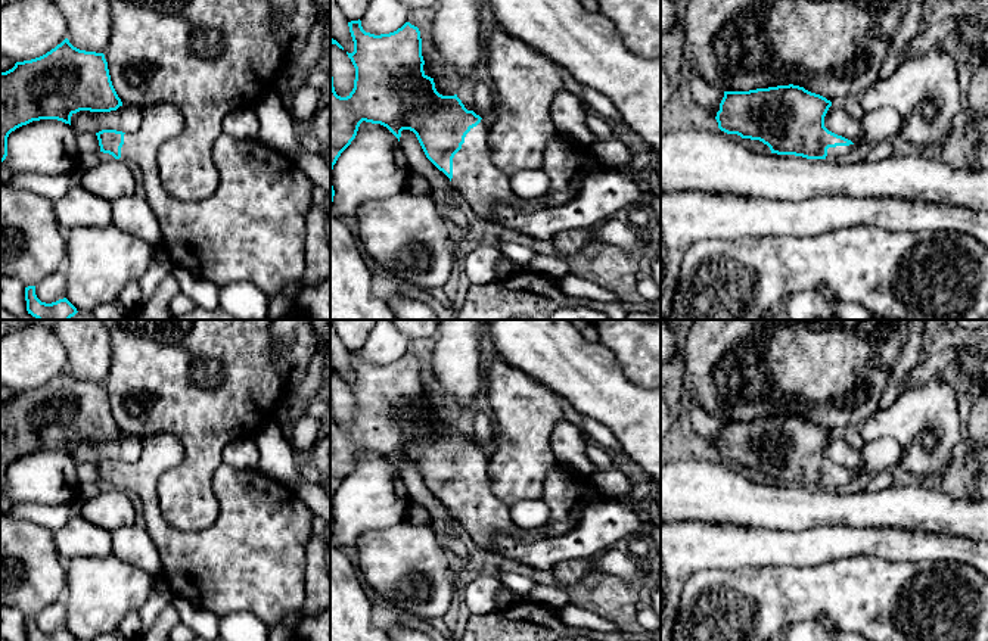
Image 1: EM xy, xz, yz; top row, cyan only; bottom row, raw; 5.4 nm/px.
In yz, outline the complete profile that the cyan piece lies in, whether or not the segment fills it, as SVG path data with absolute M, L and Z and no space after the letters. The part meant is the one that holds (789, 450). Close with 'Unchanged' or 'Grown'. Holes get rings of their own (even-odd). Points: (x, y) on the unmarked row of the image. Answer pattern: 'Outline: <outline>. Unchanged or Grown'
Outline: M793 414L724 421L715 449L721 461L759 470L771 483L839 491L855 474L824 457L830 436L826 427Z. Grown

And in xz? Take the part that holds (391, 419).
Outline: M360 349L348 352L348 357L354 382L347 385L355 398L355 410L352 421L341 427L335 421L330 402L330 507L338 488L366 451L386 457L398 472L403 460L413 461L426 488L450 508L453 517L482 550L490 551L495 533L515 539L515 533L522 528L515 525L509 507L493 492L488 449L467 441L457 424L442 426L436 421L434 408L423 401L419 358L406 352L394 362L375 365L363 360Z. Grown

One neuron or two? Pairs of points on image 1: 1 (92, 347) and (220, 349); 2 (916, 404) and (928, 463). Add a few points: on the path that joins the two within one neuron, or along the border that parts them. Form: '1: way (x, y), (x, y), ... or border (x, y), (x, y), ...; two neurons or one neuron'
1: border (109, 335), (111, 367), (103, 380); two neurons
2: way (917, 419), (920, 448); one neuron

